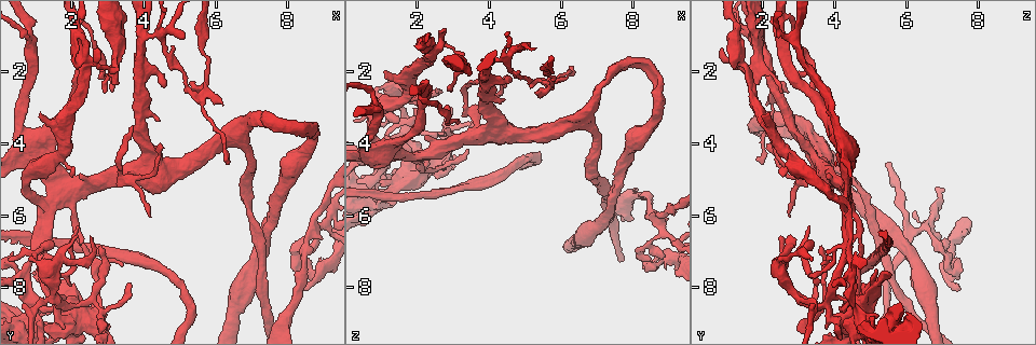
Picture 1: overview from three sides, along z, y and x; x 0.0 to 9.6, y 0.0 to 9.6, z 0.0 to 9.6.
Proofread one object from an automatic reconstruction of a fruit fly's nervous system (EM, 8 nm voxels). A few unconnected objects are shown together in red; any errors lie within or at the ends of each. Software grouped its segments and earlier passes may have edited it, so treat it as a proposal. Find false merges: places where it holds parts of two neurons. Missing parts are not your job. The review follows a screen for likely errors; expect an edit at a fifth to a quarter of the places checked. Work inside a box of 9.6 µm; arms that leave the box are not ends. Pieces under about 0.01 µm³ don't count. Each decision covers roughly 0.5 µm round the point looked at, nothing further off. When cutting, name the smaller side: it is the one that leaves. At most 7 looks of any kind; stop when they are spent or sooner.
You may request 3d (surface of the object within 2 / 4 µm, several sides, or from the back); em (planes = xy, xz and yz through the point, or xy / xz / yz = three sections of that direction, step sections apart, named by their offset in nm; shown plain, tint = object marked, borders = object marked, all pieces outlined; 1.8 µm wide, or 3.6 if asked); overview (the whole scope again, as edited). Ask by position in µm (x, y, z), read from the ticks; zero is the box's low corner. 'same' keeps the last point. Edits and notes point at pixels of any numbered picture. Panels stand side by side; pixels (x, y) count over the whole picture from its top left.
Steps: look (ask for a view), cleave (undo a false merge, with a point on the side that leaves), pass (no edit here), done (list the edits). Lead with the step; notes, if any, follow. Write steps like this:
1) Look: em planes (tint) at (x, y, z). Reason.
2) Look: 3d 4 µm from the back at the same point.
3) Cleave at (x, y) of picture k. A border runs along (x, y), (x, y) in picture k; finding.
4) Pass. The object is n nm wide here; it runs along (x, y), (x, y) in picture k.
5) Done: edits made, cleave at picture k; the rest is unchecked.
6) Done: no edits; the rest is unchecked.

Look: em planes (tint) at (2.50, 1.80, 1.40). Three arms meet.

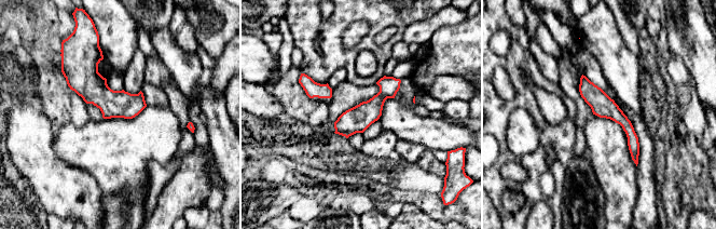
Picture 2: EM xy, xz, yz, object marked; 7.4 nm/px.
Cleave at (388, 85) of picture 2. The object is 170 nm wide here; a border runs along (380, 91), (387, 97) in picture 2; two neurons meet here.

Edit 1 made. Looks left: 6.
Look: em planes (tint) at (0.80, 7.75, 4.45). Four arms meet.

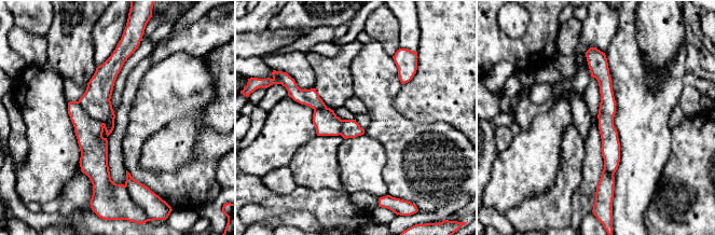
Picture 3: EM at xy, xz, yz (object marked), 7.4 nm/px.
Cleave at (88, 130) of picture 3. The part that leaves runs along (70, 105), (113, 185) in picture 3; a second neuron is stuck on.

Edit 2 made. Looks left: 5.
Look: overview. See it whole again.

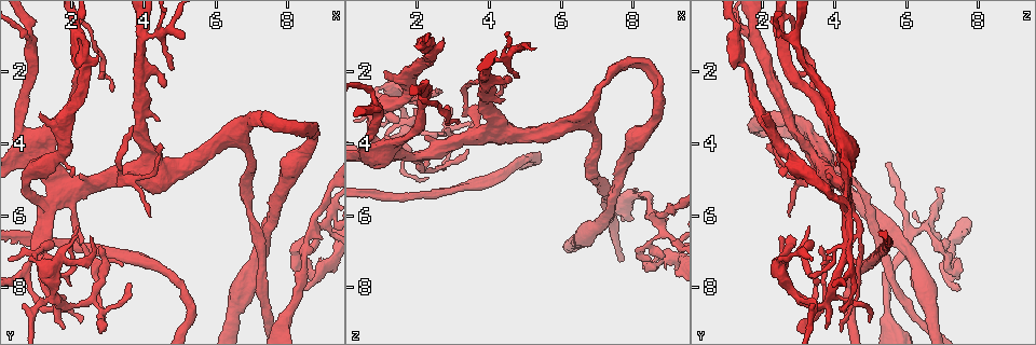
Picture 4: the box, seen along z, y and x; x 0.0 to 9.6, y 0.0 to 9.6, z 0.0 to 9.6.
Look: em 3.6 µm xz step 16 (plain) at (1.25, 5.70, 4.30). Arms run side by side.

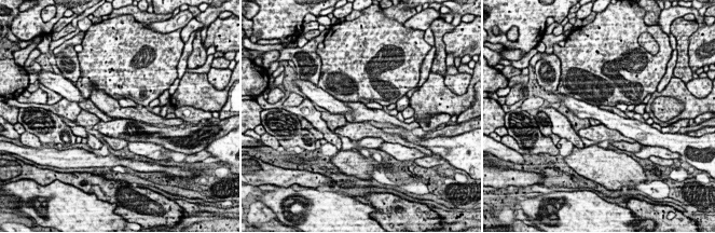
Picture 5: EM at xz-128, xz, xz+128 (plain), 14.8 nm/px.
Look: em 3.6 µm xz step 16 (borders) at the same point.

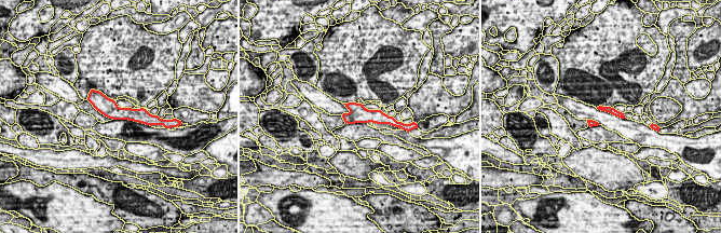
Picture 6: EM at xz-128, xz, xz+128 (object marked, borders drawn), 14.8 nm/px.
Pass. It runs along (92, 99), (147, 120) in picture 6; one neuron here.

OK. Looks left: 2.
Done: edits made, cleave at picture 2, cleave at picture 3; the rest is unchecked.

